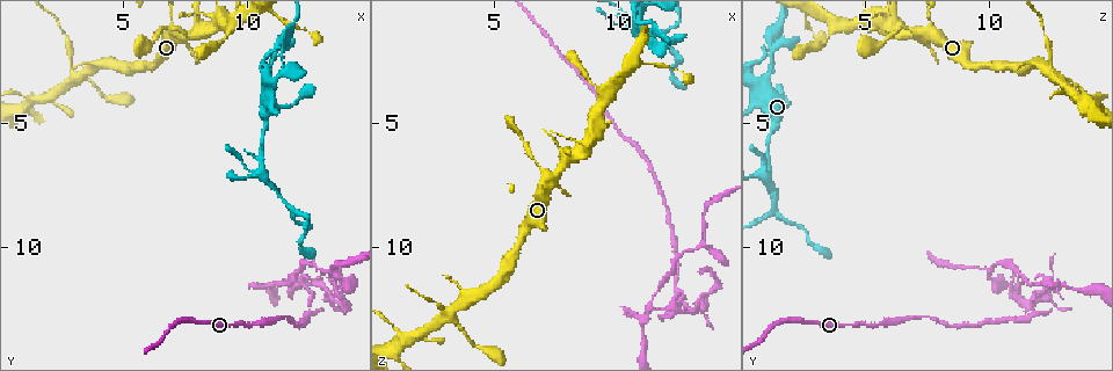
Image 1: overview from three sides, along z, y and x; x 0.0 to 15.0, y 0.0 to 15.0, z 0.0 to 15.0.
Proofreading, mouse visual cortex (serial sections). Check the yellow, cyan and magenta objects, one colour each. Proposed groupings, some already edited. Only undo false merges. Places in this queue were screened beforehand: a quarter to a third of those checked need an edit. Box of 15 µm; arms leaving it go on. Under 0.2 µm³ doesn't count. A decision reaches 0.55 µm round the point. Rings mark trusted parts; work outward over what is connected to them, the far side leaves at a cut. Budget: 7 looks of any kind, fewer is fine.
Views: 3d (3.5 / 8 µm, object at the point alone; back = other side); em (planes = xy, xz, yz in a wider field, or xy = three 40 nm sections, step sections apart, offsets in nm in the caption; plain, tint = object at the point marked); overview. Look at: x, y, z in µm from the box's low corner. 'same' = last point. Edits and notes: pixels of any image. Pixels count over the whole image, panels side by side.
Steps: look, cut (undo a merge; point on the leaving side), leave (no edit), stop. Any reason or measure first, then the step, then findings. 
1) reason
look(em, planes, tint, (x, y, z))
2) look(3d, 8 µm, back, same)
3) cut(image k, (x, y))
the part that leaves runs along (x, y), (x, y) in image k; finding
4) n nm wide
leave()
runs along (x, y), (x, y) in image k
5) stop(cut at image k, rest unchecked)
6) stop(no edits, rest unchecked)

three-way junction
look(3d, 3.5 µm, (10.5, 7.0, 0.9))

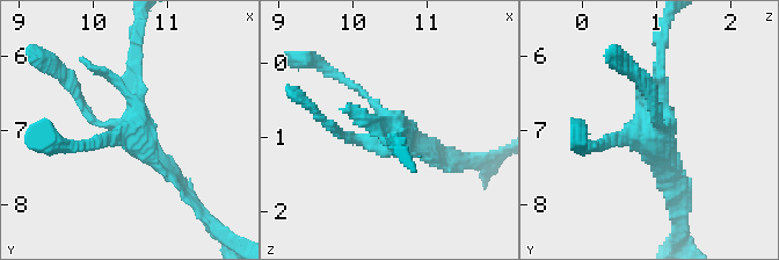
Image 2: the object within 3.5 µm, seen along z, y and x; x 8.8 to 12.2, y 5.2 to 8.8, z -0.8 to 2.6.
shape alone is not enough
look(em, xy, step 3, tint, (10.55, 7.05, 0.95))

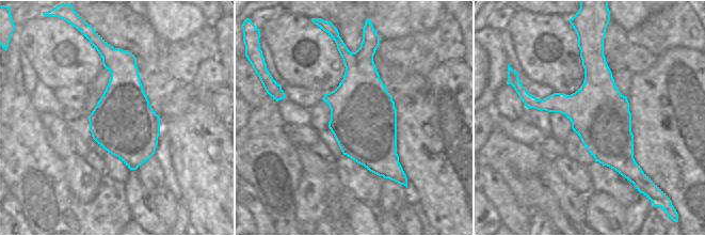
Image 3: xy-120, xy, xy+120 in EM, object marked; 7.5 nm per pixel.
another direction
look(em, xy, step 1, tint, same)

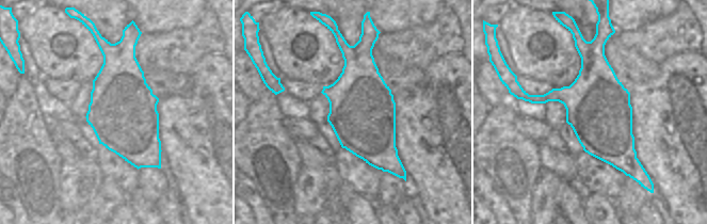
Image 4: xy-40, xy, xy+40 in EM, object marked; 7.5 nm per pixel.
leave()
runs along (132, 53), (139, 143), (182, 182) in image 2; continuous, no second cell

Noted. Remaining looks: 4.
four arms meet
look(3d, 3.5 µm, (10.9, 3.3, 1.0))

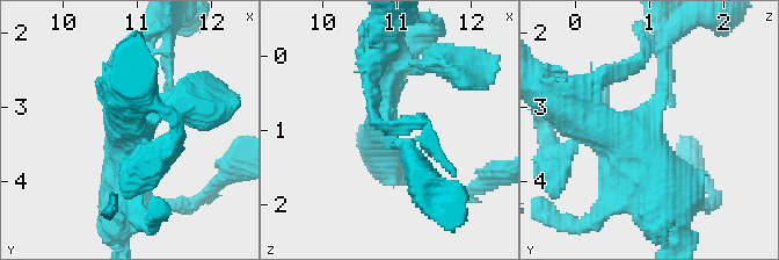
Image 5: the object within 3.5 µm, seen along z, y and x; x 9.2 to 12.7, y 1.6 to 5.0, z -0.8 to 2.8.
4 arms; arms of 150, 250, 400, 450 nm; need the tissue
look(em, xy, step 2, tint, (10.90, 3.30, 1.10))

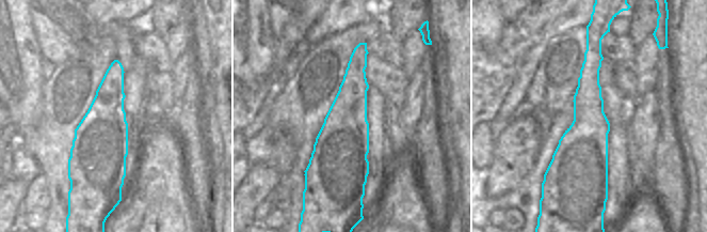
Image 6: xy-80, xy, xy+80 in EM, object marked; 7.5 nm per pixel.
cut(image 5, (670, 36))
a second cell is stuck on

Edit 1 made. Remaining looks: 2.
stop(cut at image 5, rest unchecked)

